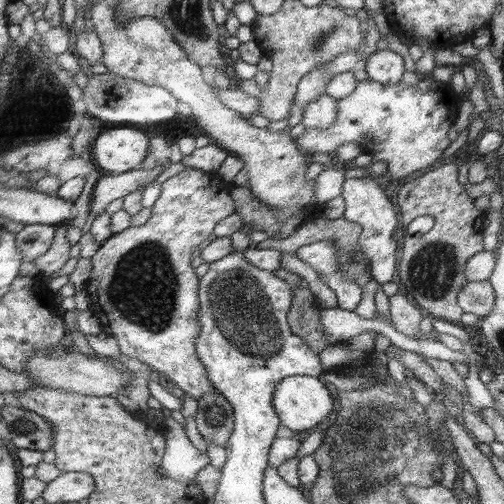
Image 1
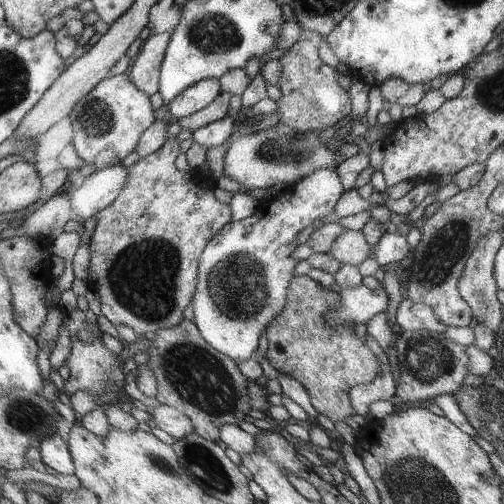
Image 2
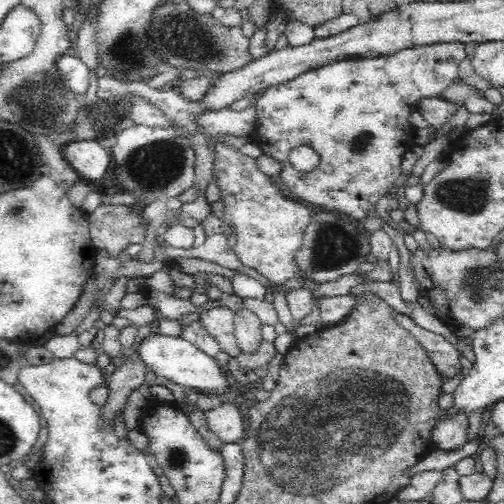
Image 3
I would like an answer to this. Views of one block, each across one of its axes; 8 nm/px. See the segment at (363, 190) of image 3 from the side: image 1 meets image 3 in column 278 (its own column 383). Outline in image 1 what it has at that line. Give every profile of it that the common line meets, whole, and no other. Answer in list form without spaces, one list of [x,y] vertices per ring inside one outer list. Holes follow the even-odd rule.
[[[369,78],[365,82],[359,82],[357,90],[351,96],[339,100],[337,124],[327,130],[309,128],[297,138],[297,144],[301,152],[309,156],[317,152],[333,156],[343,144],[365,146],[373,156],[373,164],[385,162],[387,172],[381,176],[383,182],[401,180],[431,166],[437,156],[441,156],[449,146],[447,132],[453,126],[457,104],[459,102],[451,92],[449,82],[435,82],[427,78],[419,80],[413,86],[407,86],[405,82],[387,86]]]

